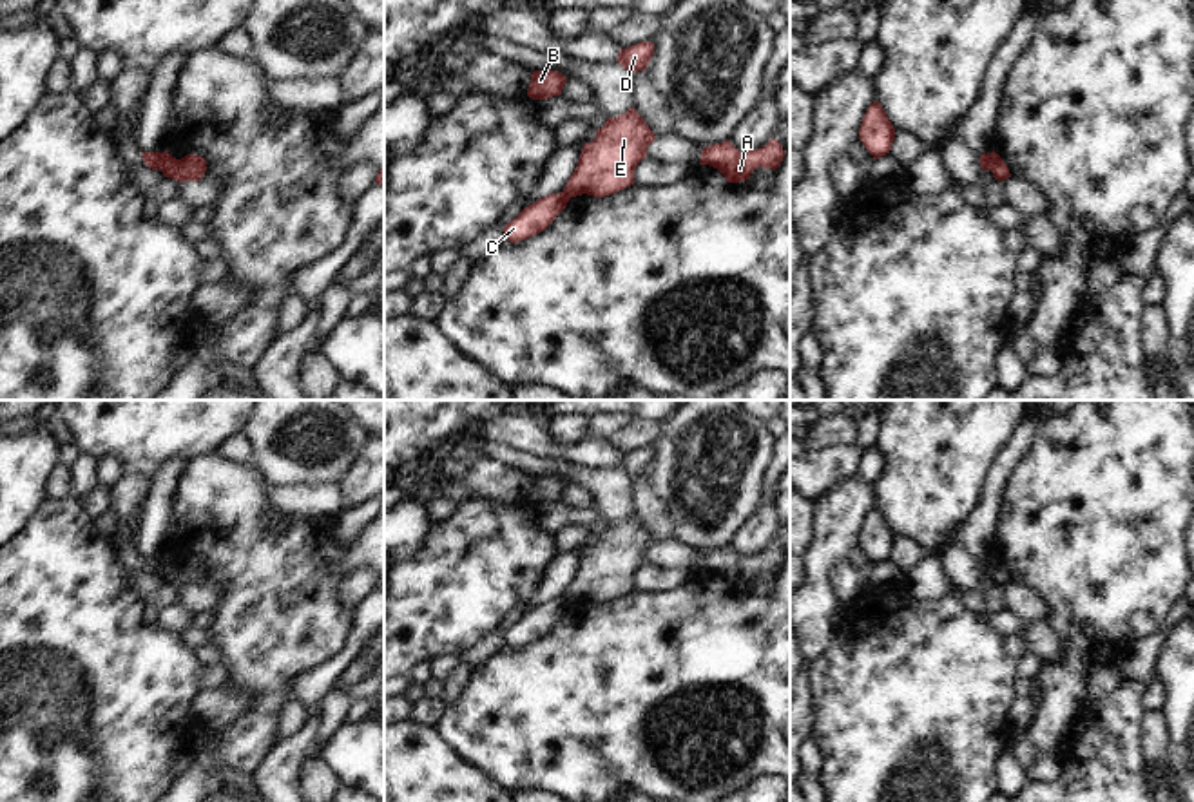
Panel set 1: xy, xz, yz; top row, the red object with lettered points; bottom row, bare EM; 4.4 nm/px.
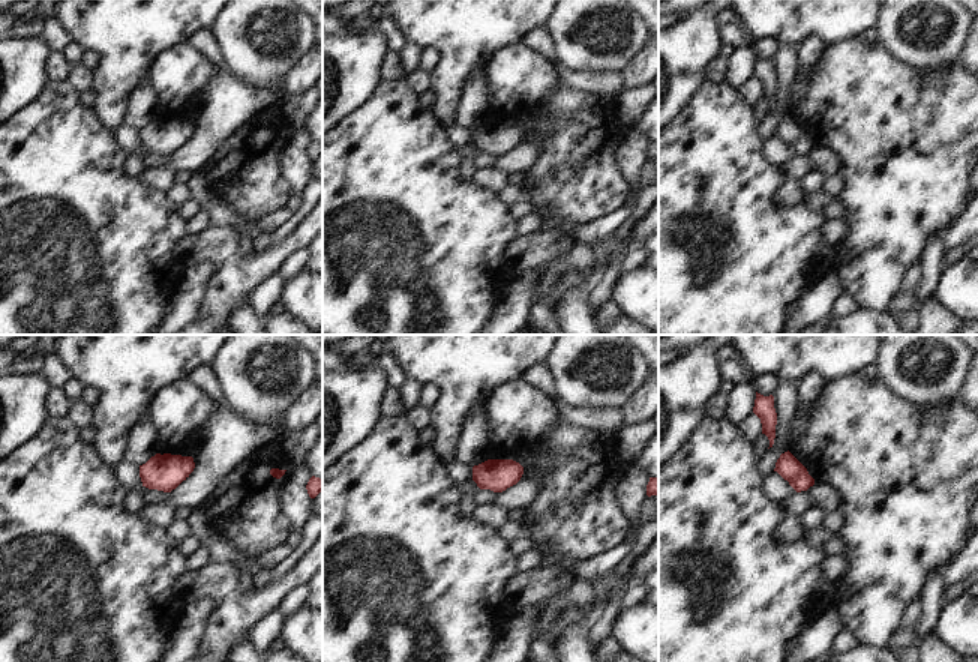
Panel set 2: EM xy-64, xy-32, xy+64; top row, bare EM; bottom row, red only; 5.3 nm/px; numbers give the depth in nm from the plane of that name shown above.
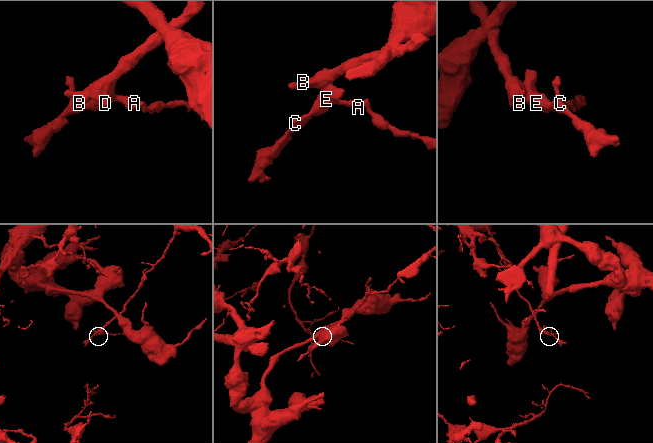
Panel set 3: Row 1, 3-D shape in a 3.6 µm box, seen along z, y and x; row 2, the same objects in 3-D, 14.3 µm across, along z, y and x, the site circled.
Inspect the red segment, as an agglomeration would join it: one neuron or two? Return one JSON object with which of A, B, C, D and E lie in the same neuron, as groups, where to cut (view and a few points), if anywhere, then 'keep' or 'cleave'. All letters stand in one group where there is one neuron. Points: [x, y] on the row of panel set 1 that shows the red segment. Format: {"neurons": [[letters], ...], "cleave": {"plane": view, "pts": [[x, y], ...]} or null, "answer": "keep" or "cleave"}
{"neurons": [["A", "B", "D", "E"], ["C"]], "cleave": {"plane": "xy", "pts": [[162, 154], [158, 169]]}, "answer": "cleave"}

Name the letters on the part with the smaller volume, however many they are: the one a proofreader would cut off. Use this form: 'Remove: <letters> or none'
Remove: C

